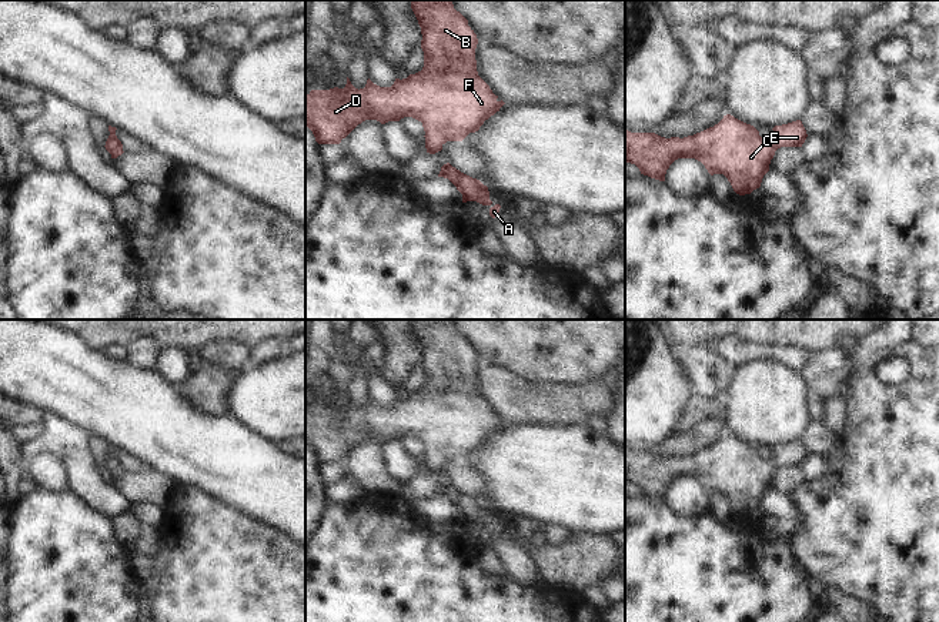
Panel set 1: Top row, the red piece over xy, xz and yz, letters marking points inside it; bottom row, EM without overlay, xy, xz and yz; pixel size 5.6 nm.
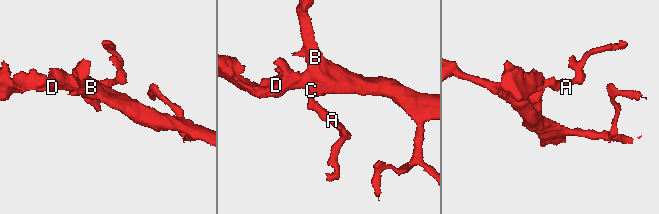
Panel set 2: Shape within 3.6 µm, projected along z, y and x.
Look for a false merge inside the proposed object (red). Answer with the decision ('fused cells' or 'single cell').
single cell

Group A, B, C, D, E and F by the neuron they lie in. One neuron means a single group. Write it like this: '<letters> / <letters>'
A B C D E F

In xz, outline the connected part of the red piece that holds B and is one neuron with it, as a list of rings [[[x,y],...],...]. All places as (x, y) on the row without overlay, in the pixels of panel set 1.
[[[411,320],[411,328],[421,347],[424,387],[407,398],[395,398],[391,407],[380,407],[370,398],[364,408],[355,408],[347,397],[344,408],[311,409],[305,414],[305,445],[318,464],[340,464],[358,444],[377,439],[381,444],[412,437],[422,442],[427,472],[435,474],[447,461],[462,461],[475,452],[505,424],[498,421],[489,405],[478,395],[477,354],[468,340],[454,328],[451,320]]]

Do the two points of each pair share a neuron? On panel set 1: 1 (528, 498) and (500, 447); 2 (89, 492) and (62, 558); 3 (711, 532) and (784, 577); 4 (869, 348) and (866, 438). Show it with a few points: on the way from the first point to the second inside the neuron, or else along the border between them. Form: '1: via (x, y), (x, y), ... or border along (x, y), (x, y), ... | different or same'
1: via (528, 485), (528, 475), (513, 460) | same
2: border along (67, 490), (110, 519) | different
3: via (711, 557), (742, 589), (759, 589) | same
4: border along (901, 345), (878, 350), (854, 371) | different

